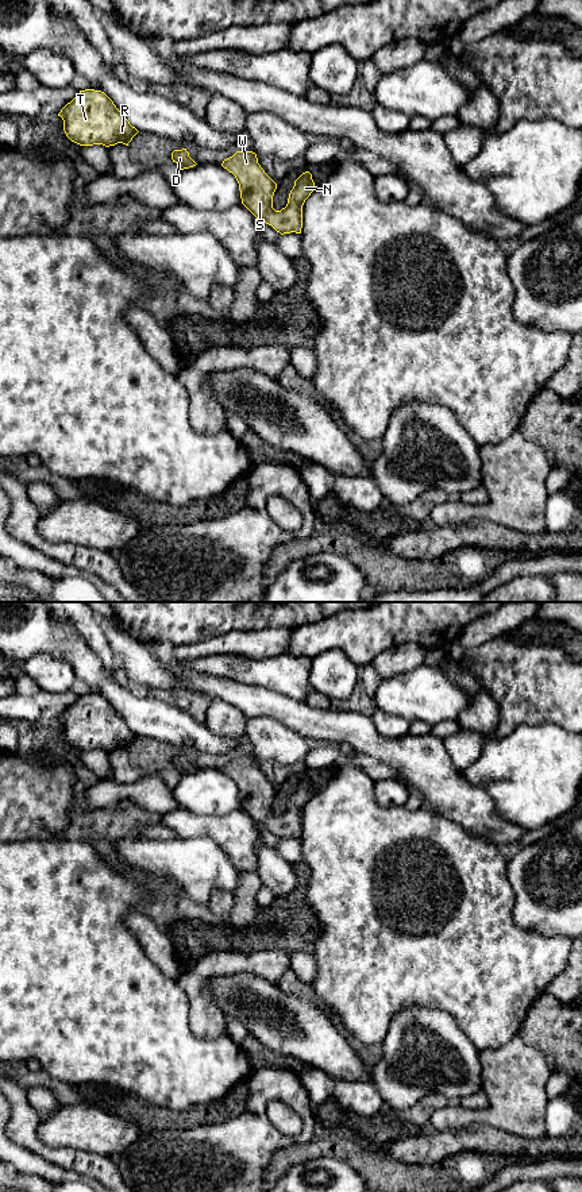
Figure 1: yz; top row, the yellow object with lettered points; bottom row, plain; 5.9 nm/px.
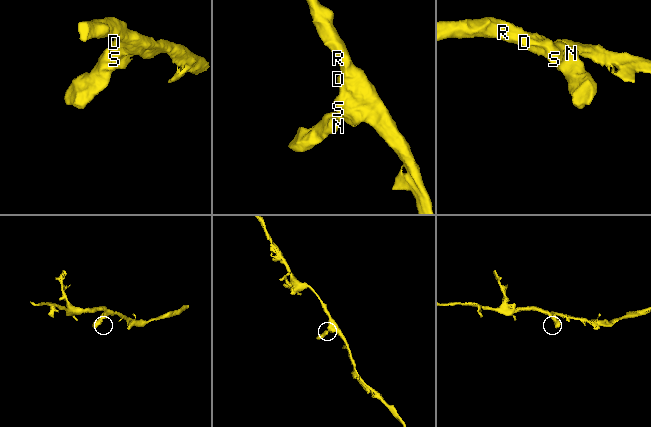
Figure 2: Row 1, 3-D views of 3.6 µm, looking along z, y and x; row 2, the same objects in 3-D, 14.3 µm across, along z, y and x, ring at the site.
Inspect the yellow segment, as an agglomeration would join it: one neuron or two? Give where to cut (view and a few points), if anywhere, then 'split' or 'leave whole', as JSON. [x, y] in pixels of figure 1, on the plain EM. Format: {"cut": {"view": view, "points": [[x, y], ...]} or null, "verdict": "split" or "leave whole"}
{"cut": null, "verdict": "leave whole"}

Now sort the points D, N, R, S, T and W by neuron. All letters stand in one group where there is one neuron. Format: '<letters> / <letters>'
D N R S T W

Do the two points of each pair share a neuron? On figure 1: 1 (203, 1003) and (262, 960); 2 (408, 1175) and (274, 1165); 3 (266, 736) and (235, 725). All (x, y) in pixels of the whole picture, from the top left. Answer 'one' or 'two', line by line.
1: one
2: one
3: two

